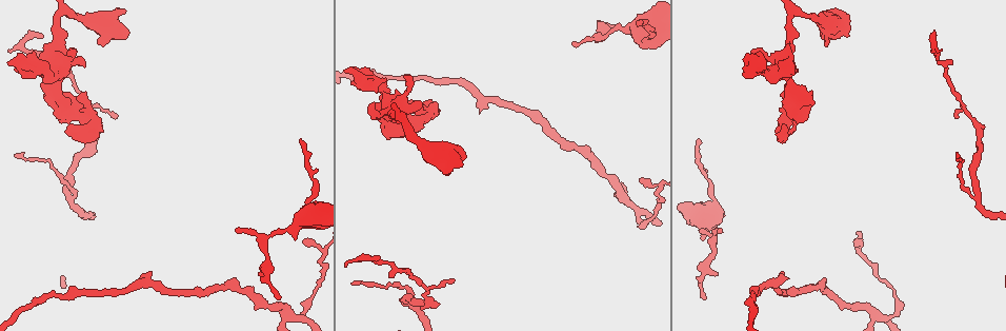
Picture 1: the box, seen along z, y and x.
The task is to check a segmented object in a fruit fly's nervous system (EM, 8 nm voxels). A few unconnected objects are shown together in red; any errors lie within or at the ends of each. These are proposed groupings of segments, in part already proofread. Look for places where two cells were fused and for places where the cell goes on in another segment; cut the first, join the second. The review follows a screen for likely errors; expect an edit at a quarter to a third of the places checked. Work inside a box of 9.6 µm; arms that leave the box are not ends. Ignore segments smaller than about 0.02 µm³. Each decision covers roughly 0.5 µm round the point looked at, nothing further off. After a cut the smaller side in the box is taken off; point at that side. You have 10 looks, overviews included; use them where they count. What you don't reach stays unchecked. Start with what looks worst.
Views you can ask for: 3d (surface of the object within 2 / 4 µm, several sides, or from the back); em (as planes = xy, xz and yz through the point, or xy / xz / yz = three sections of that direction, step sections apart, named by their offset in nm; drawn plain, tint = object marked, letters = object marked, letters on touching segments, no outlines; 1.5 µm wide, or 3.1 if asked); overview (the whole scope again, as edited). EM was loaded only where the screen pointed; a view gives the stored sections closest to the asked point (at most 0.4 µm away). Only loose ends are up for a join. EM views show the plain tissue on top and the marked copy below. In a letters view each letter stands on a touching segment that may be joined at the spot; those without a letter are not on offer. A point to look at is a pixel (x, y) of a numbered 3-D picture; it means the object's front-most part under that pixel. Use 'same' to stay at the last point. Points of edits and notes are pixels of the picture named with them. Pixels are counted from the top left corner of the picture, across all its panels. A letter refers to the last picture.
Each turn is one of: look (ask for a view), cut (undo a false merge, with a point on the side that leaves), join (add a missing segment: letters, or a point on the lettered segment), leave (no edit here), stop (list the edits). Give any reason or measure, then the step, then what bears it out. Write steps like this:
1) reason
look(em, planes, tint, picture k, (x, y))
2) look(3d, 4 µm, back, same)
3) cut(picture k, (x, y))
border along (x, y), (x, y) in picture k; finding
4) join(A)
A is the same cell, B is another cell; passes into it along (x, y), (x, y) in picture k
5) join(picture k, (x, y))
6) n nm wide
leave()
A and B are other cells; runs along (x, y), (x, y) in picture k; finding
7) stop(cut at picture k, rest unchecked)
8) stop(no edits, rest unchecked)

tapers out
look(em, xy, step 8, tint, picture 1, (280, 299))

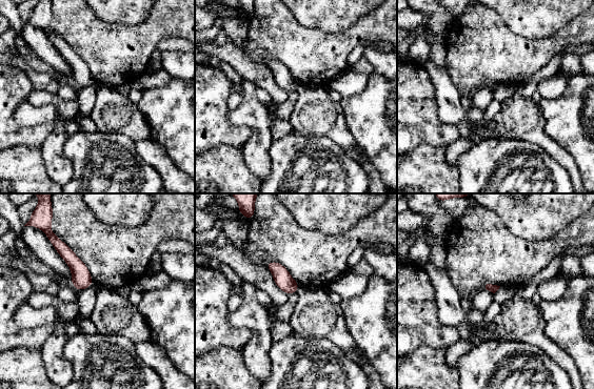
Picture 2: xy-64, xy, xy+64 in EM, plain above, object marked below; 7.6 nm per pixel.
look(em, planes, letters, same)

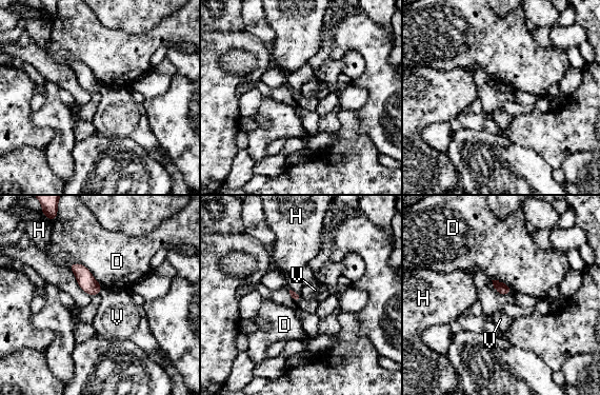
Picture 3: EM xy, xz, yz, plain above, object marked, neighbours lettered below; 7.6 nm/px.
leave()
D, H and V are other cells; border along (102, 287), (98, 294) in picture 3; none of them fits

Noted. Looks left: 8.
an open end
look(3d, 4 µm, picture 1, (422, 105))

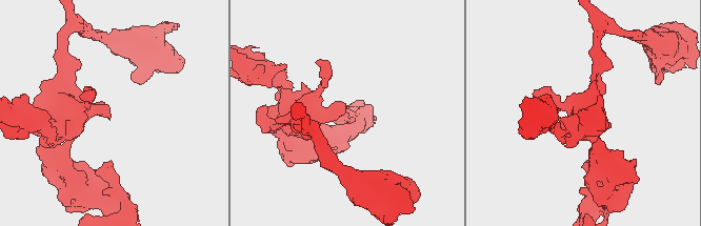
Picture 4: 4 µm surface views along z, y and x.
need the tissue
look(em, planes, tint, picture 4, (345, 106))

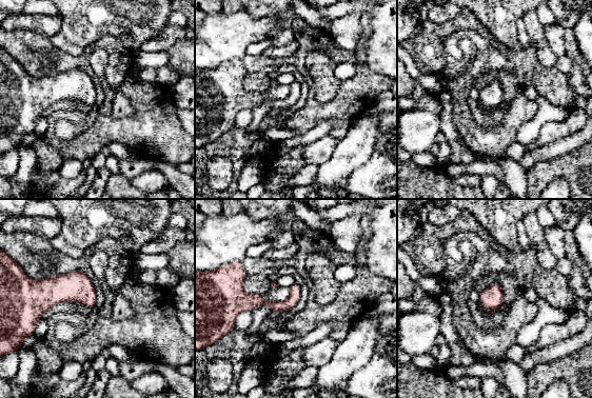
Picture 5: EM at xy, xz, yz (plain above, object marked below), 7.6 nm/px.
what lies round it
look(em, planes, letters, same)

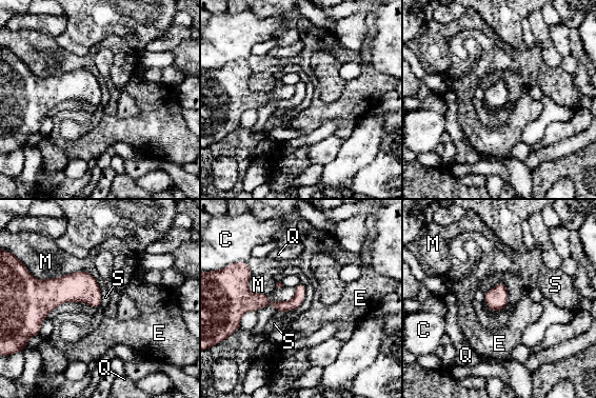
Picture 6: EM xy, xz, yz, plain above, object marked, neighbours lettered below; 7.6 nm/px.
M touches over 420 nm
leave()
C, E, M, Q and S are other cells; no lettered segment goes on from it

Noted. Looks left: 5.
free end
look(em, planes, letters, picture 1, (454, 280))

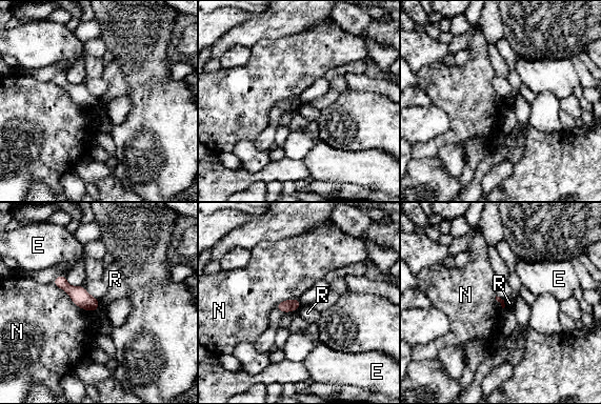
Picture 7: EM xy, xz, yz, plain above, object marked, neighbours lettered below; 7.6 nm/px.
leave()
E, N and R are other cells; border along (301, 306), (297, 309) in picture 7; no lettered segment goes on from it

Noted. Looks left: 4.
three arms meet
look(em, xz, step 8, tint, picture 1, (305, 311))

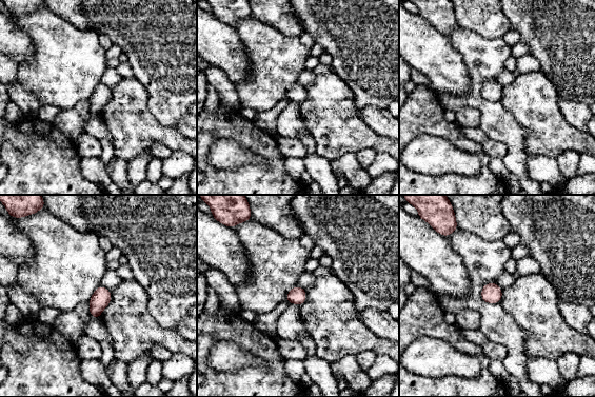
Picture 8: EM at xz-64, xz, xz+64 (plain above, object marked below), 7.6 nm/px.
what lies round it
look(em, xz, step 8, letters, same)

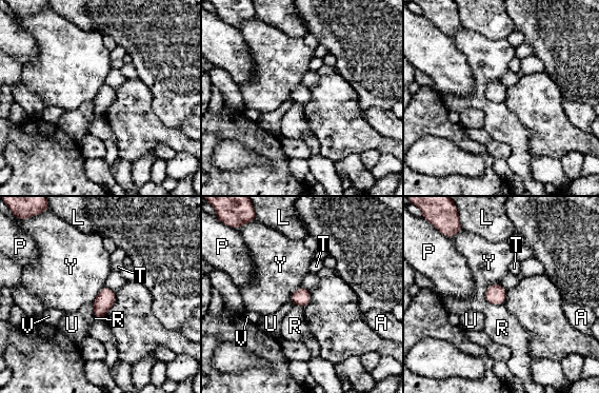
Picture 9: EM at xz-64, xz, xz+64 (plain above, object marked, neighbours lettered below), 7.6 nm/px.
leave()
A, L, P, R, T, U, V and Y are other cells; border along (486, 302), (503, 305) in picture 9; one cell here

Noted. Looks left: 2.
stop(no edits, rest unchecked)

